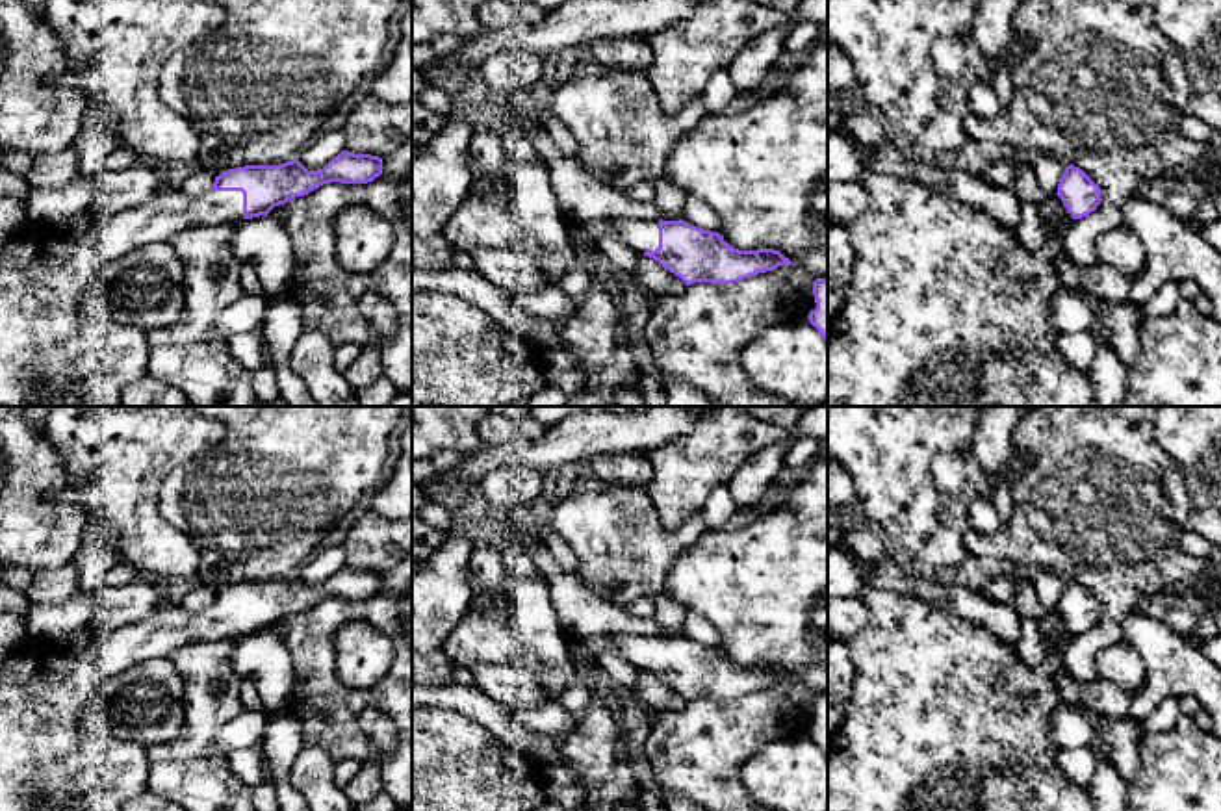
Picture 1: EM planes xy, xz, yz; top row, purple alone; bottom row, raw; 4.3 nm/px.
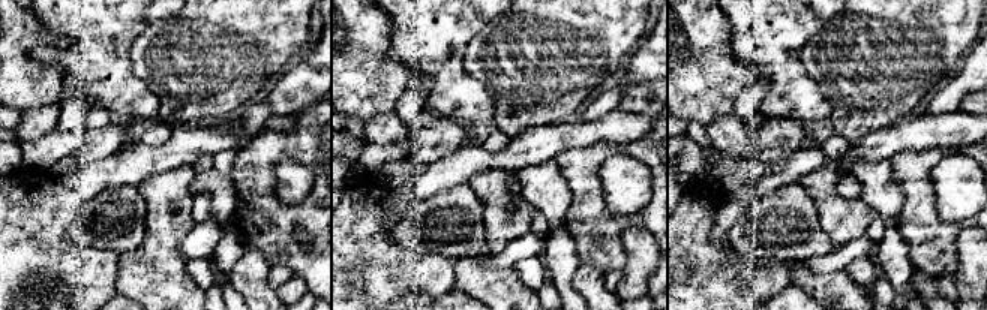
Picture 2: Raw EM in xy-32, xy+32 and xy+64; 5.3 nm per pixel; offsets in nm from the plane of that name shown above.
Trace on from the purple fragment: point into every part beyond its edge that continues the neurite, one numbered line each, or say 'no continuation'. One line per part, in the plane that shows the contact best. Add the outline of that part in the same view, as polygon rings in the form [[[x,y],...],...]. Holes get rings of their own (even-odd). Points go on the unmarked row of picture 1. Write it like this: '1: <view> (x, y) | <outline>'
1: xy (49, 761) | [[[163,599],[148,618],[102,635],[74,653],[61,642],[26,638],[0,659],[0,811],[122,811],[147,791],[148,748],[102,739],[82,724],[82,711],[115,672],[169,657],[189,642],[243,637],[241,607],[199,612]]]

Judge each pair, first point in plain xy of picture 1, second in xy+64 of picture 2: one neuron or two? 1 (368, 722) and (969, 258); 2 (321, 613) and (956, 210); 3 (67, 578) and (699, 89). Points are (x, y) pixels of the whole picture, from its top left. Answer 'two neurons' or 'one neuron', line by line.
1: one neuron
2: two neurons
3: two neurons

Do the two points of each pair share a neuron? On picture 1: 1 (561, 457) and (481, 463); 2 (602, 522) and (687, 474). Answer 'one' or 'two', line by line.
1: one
2: two

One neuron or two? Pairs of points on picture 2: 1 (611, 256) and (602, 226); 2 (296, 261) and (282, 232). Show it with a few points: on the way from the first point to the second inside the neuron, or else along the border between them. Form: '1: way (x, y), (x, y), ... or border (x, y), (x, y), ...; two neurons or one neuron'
1: way (606, 249), (606, 234); one neuron
2: way (290, 253), (282, 246), (282, 240); one neuron

